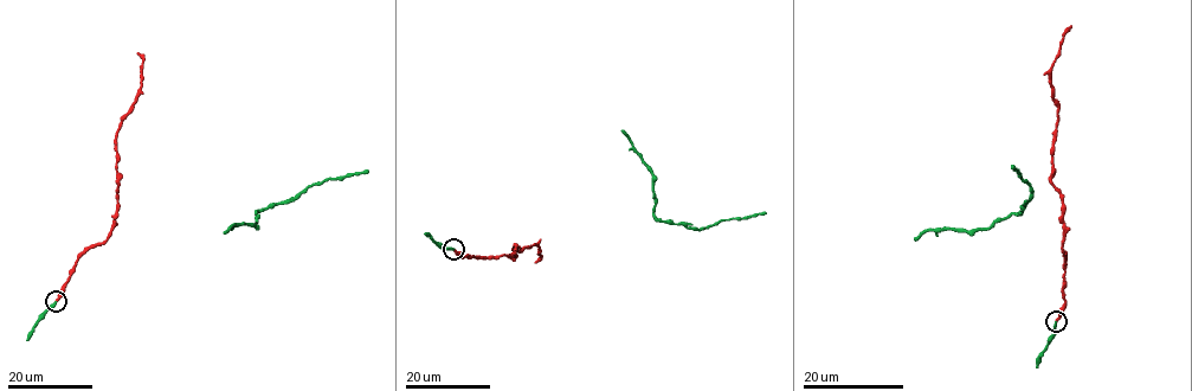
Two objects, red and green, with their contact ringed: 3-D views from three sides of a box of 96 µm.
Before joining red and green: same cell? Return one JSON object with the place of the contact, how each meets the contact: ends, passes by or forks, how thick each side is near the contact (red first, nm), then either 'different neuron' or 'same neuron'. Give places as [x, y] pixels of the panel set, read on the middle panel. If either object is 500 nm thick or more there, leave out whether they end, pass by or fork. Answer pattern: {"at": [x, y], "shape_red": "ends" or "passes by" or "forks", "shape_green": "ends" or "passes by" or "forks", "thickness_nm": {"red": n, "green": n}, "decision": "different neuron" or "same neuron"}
{"at": [453, 249], "shape_red": "ends", "shape_green": "ends", "thickness_nm": {"red": 260, "green": 240}, "decision": "same neuron"}

